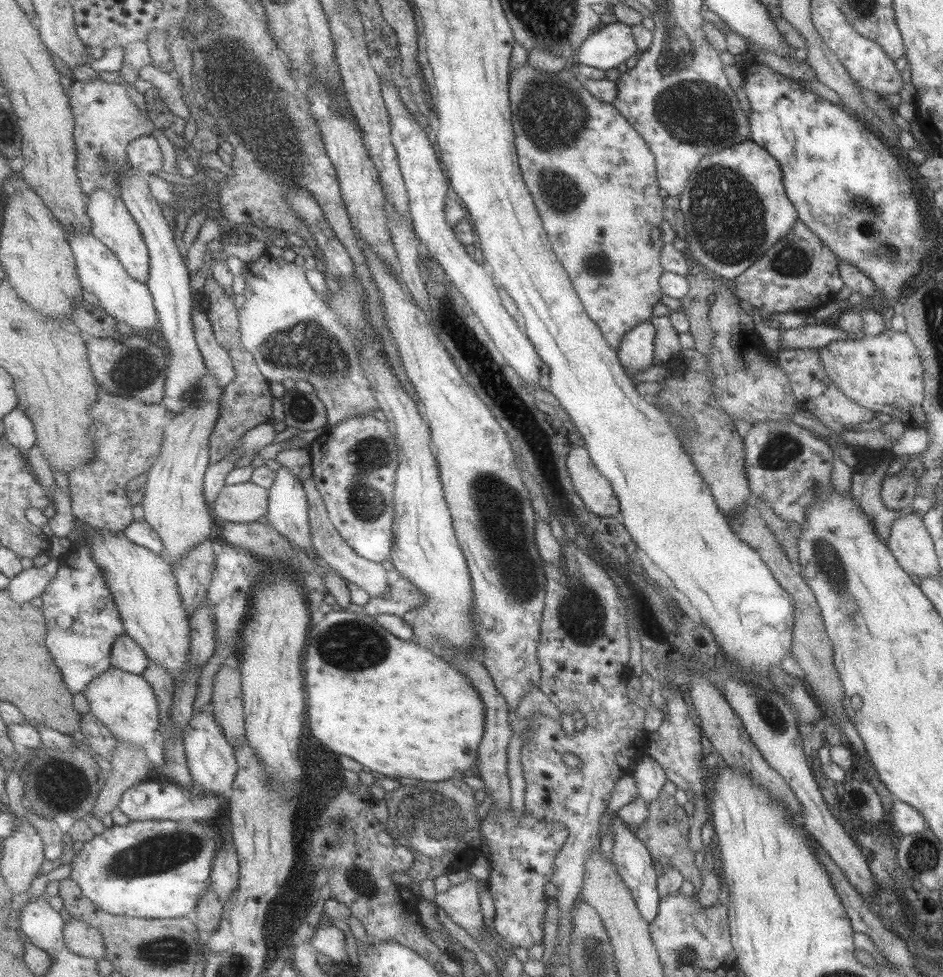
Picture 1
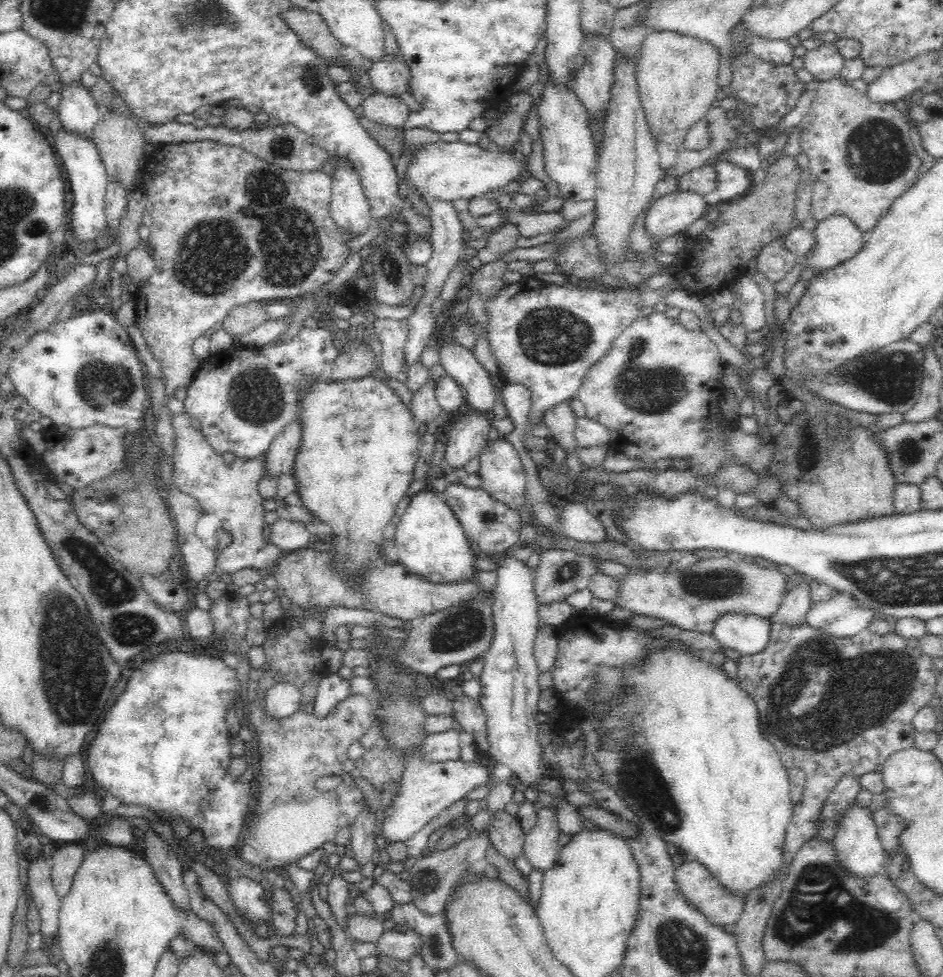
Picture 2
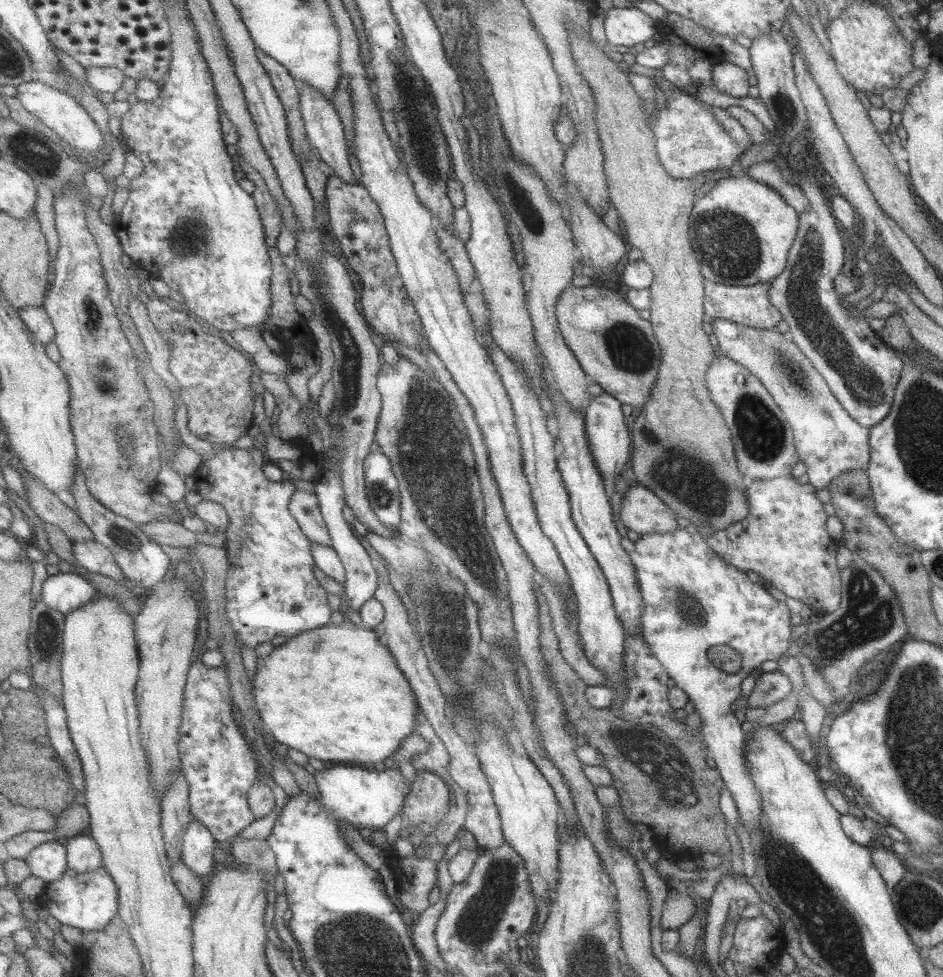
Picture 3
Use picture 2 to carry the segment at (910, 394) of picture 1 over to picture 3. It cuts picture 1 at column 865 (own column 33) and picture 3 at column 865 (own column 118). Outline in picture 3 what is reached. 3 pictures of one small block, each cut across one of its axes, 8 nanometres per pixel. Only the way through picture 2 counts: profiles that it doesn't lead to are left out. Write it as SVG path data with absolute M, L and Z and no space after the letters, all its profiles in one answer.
M802 167L798 171L800 180L797 186L804 192L808 205L805 212L798 213L797 234L787 254L785 267L771 280L771 284L768 284L766 298L769 299L769 304L781 313L782 320L788 324L787 335L824 378L837 402L857 424L869 428L880 423L891 408L894 390L903 370L902 353L896 352L882 342L868 323L864 323L855 312L845 312L846 310L841 307L838 294L832 285L834 276L840 273L845 256L841 229L835 217L829 212L825 197L823 198L824 194L817 186L815 178Z

